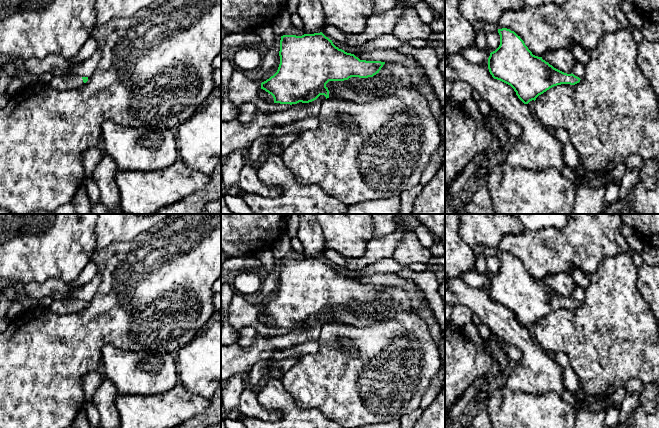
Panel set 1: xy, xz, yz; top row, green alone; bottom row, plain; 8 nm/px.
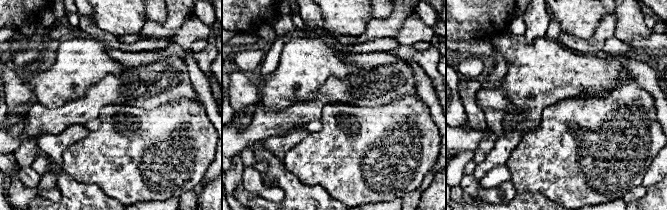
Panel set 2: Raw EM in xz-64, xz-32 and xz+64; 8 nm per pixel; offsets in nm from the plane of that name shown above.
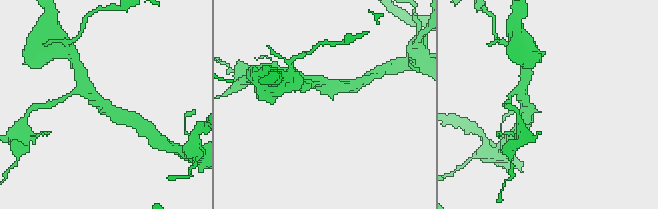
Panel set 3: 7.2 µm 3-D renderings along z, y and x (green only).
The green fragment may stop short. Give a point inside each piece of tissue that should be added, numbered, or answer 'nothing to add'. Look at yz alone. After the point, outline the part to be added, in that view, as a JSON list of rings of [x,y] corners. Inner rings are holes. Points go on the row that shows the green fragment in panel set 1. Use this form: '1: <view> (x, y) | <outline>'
nothing to add

